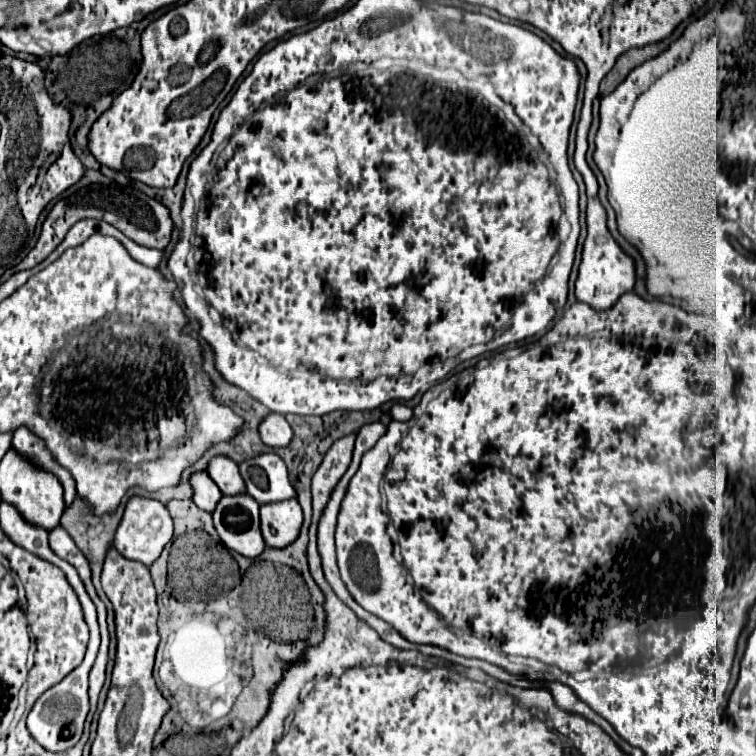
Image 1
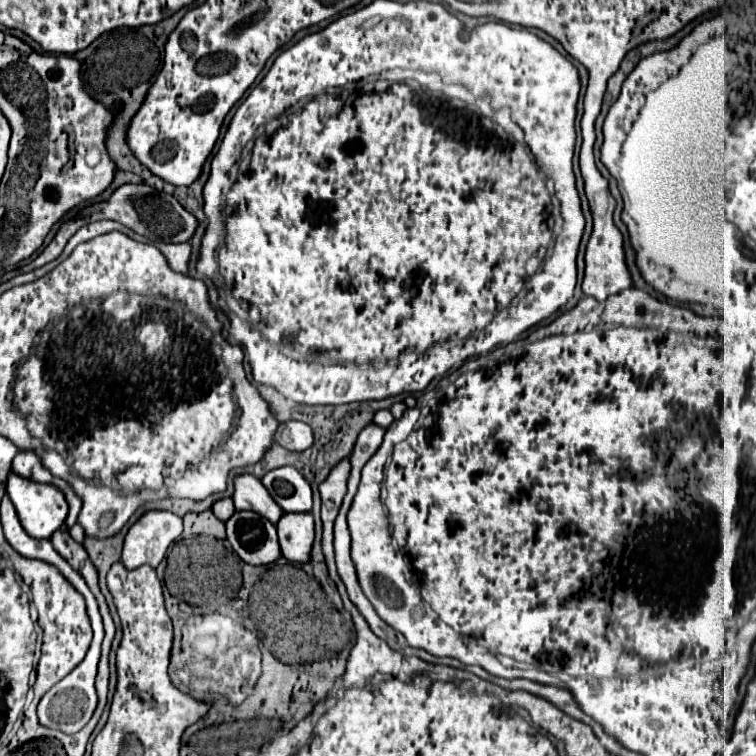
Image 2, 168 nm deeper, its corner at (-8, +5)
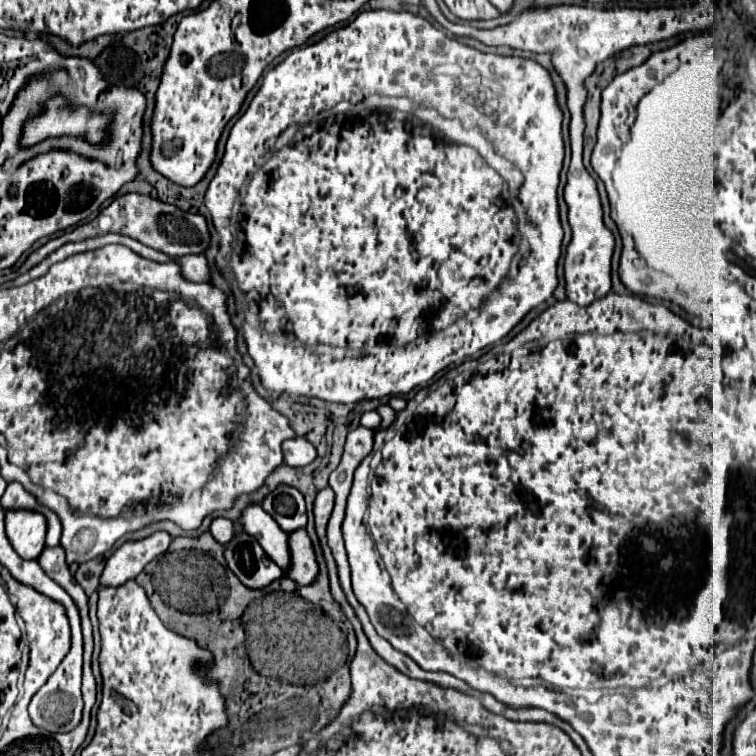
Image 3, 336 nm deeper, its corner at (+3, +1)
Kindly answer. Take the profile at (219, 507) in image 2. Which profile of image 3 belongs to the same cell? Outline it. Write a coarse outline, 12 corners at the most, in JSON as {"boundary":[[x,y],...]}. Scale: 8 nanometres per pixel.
{"boundary":[[218,517],[210,533],[220,545],[234,537],[230,519]]}

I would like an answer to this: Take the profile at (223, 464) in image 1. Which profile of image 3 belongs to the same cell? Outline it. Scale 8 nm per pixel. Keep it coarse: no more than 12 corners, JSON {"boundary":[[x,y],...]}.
{"boundary":[[250,505],[242,523],[280,565],[290,569],[288,535],[260,507]]}

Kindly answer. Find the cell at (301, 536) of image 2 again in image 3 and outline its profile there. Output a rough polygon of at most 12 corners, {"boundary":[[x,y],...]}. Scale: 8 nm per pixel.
{"boundary":[[304,529],[290,533],[288,577],[312,585],[318,563]]}

